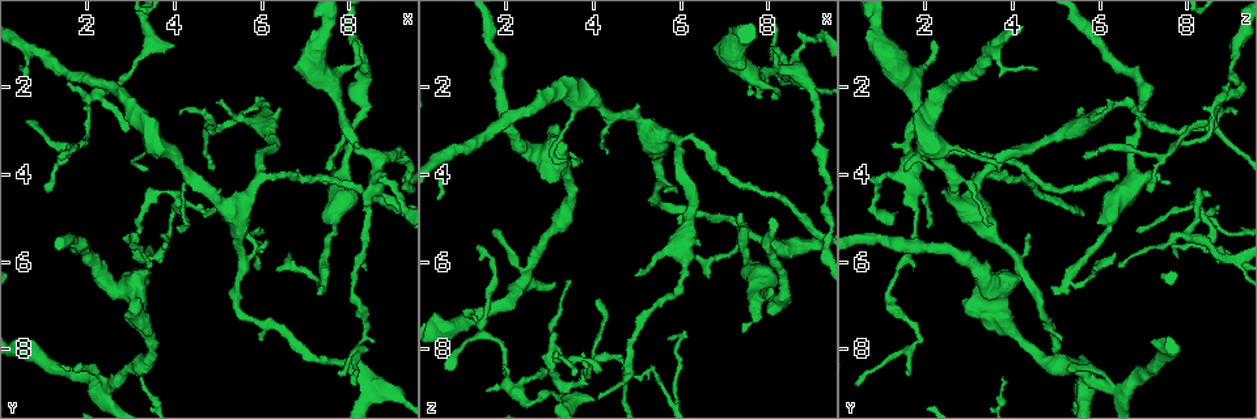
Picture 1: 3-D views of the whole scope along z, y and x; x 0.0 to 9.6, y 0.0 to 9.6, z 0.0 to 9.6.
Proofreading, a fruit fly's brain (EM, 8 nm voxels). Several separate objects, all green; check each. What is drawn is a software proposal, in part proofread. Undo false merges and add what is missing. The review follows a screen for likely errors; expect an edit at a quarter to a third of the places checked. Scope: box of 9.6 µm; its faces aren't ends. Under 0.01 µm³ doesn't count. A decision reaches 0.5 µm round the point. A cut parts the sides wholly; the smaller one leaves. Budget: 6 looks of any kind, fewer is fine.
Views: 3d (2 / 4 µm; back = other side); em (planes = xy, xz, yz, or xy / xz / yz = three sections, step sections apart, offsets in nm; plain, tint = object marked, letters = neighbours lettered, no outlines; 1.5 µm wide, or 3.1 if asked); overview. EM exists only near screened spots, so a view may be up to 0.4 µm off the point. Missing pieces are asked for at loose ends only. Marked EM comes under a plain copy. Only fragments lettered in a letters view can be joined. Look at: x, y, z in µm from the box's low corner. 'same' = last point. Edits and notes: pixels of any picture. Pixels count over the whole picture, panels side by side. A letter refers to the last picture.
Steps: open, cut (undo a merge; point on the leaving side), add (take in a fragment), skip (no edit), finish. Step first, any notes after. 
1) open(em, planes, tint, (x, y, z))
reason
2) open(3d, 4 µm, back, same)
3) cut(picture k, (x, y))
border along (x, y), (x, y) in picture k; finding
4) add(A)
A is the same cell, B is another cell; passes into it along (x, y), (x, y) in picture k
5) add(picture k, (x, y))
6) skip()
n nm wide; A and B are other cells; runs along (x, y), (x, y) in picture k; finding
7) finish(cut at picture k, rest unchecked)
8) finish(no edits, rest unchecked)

open(em, xz, step 4, tint, (6.60, 5.75, 6.40))
an open end

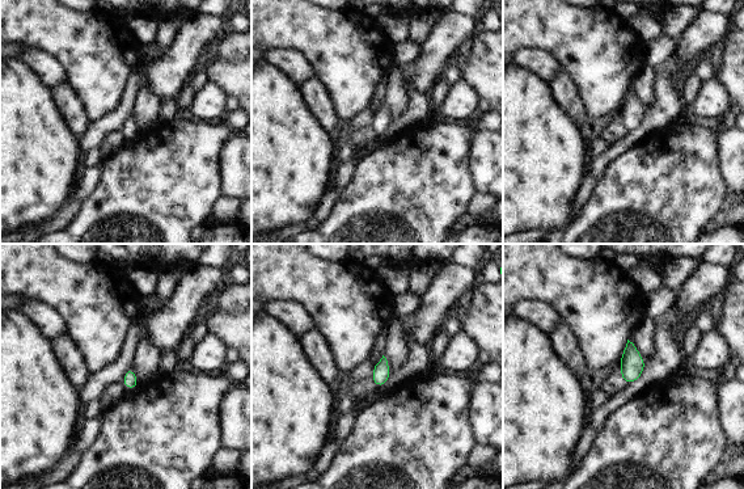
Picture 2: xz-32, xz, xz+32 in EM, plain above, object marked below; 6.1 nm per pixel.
open(em, xz, step 4, letters, same)
see the neighbours

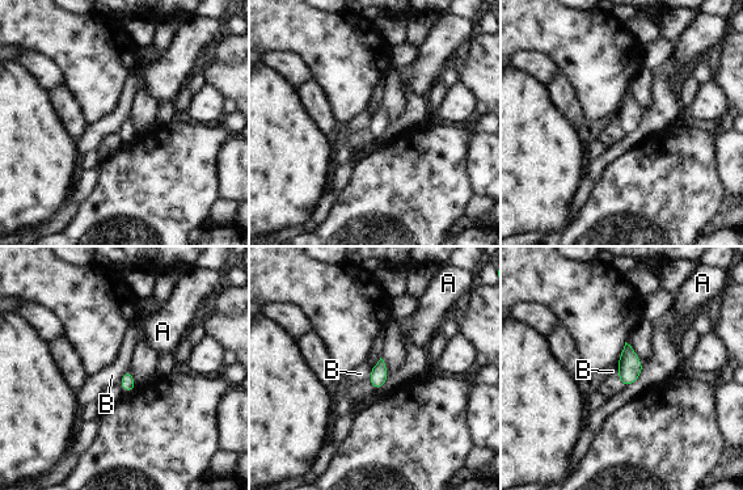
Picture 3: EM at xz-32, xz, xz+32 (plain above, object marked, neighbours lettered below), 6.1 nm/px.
skip()
A and B are other cells; border along (380, 357), (368, 380) in picture 3; no lettered fragment goes on from it

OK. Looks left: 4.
open(3d, 2 µm, (3.40, 3.95, 3.65))
thin end

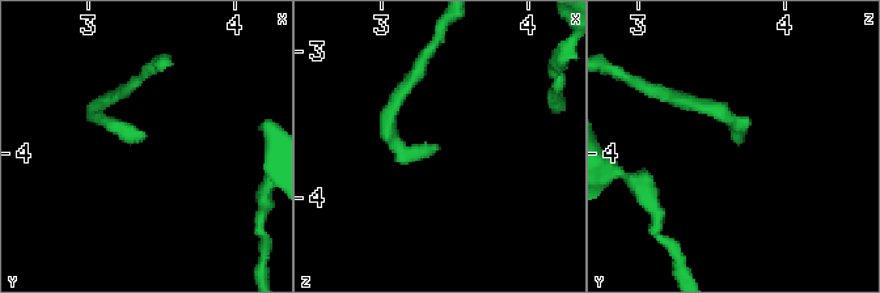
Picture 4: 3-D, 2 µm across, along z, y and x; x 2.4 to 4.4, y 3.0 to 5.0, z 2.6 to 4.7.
open(em, xy, step 4, tint, (3.40, 3.92, 3.68))
need the tissue

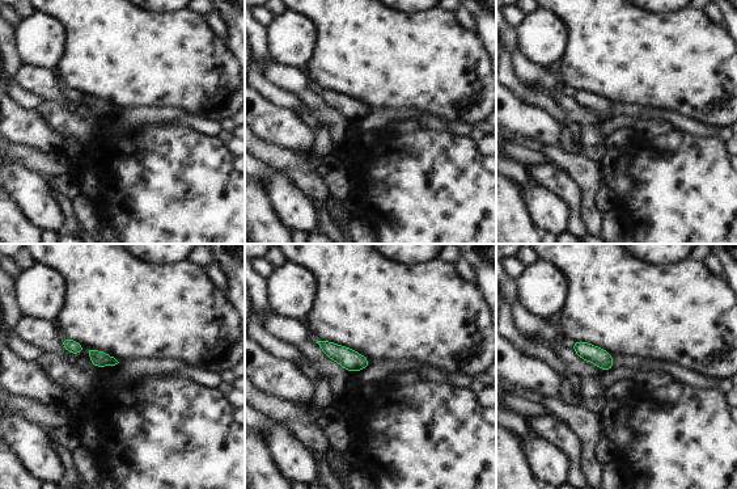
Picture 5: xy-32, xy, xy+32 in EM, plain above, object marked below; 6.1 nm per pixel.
open(em, yz, step 8, letters, same)
cut it another way

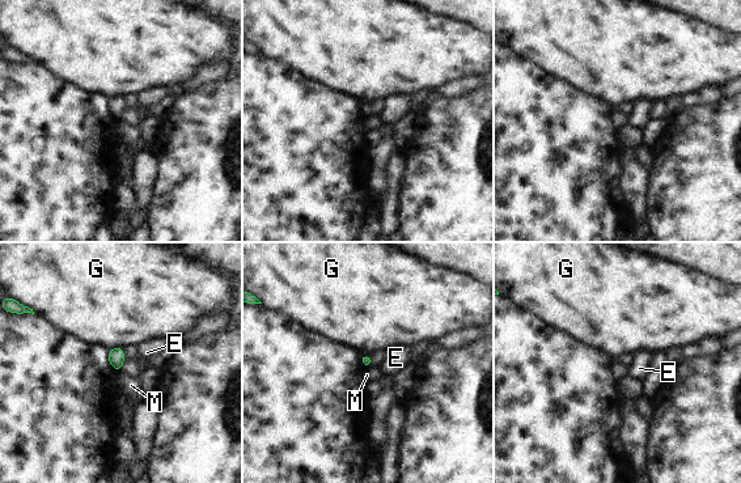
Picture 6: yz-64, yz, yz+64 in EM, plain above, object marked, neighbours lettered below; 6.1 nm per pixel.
skip()
E, G and M are other cells; border along (372, 364), (365, 368) in picture 6; no lettered fragment goes on from it

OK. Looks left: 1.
finish(no edits, rest unchecked)

